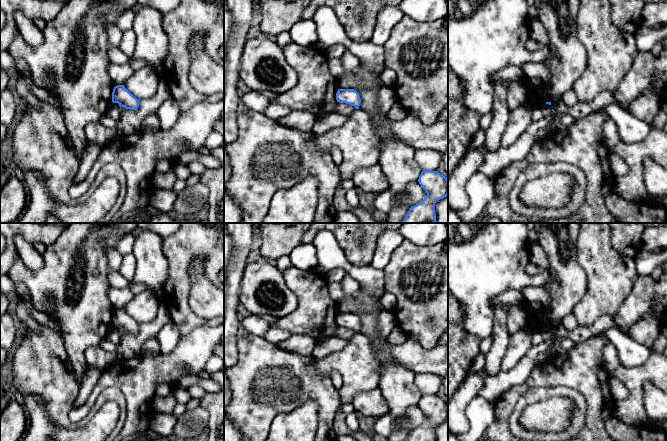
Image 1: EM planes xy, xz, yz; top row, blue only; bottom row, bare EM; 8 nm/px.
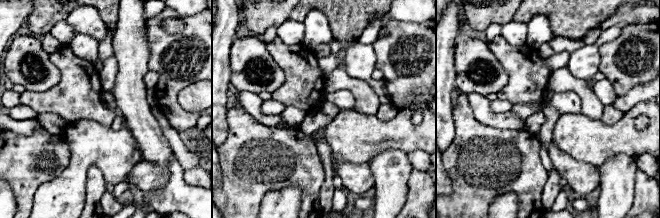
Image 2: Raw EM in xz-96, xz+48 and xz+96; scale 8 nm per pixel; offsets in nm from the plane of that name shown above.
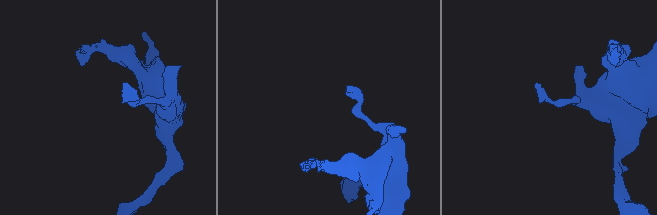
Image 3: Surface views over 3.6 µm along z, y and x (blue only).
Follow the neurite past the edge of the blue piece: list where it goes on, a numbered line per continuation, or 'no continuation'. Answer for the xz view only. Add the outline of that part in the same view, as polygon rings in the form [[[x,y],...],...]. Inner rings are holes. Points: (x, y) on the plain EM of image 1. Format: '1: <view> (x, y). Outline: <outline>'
no continuation

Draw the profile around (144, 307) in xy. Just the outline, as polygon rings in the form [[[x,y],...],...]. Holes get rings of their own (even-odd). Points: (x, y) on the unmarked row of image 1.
[[[151,290],[135,295],[124,307],[125,312],[137,323],[153,321],[158,315],[161,300]]]

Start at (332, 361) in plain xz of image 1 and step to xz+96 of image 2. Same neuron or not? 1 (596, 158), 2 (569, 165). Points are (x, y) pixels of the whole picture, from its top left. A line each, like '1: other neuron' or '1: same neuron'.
1: same neuron
2: other neuron

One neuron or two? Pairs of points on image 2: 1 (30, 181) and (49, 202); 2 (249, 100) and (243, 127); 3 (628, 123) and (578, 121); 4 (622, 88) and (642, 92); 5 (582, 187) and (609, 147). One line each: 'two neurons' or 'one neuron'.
1: two neurons
2: two neurons
3: one neuron
4: two neurons
5: two neurons

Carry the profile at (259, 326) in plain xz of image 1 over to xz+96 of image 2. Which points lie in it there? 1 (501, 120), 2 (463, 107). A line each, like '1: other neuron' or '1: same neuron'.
1: same neuron
2: other neuron

